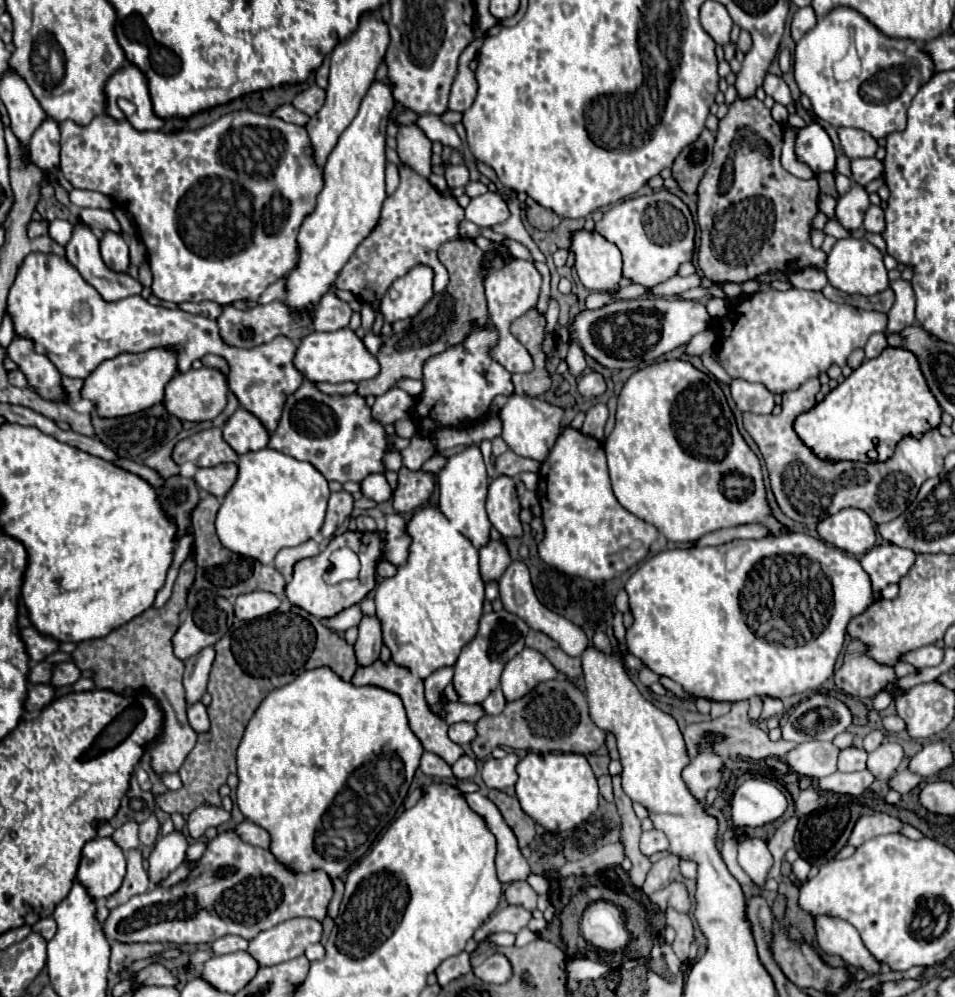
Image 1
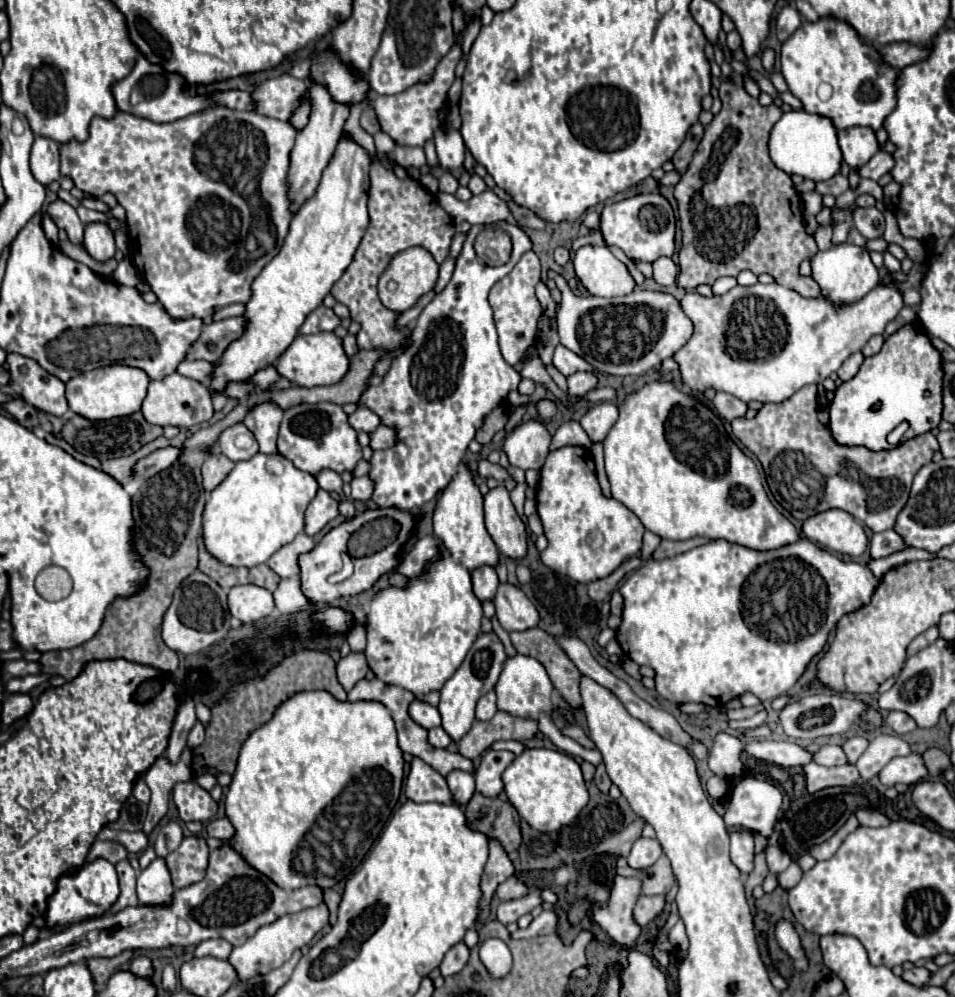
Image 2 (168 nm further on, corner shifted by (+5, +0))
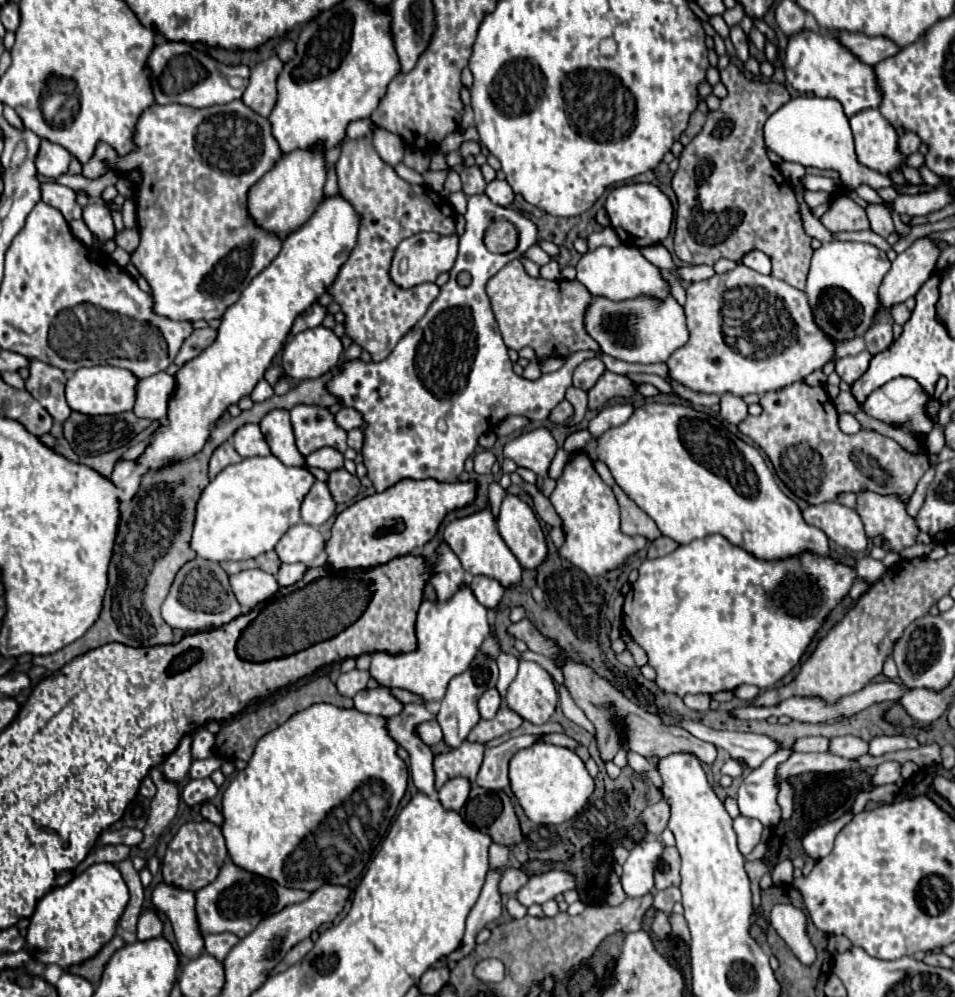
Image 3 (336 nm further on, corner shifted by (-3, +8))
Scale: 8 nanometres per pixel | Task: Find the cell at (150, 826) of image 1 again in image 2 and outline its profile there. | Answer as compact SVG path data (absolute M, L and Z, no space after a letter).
M102 828L98 838L100 840L108 840L108 842L118 842L132 854L140 854L148 846L148 838L146 838L144 832L124 832L124 830Z

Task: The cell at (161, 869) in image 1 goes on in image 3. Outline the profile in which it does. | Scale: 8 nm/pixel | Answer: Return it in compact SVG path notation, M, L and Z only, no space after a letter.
M162 880L152 890L152 904L170 918L180 954L186 958L196 958L202 952L204 940L196 922L194 892L166 884Z

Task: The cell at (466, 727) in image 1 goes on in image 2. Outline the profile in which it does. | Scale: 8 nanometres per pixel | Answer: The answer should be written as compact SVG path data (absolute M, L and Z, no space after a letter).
M438 726L438 728L430 728L430 730L428 730L428 742L430 742L434 748L446 748L452 740L450 740L450 736L446 736L446 732Z

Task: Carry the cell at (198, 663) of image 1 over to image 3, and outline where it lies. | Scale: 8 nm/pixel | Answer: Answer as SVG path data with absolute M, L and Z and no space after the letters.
M186 734L178 748L164 760L162 772L168 780L172 782L182 782L188 776L190 764L192 764L192 754L190 754L190 744L192 744L192 734Z

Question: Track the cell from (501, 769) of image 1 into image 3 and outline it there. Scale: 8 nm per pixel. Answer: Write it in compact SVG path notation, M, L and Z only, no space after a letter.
M516 736L496 748L486 748L482 768L476 776L476 784L486 790L504 790L510 784L510 780L508 780L510 758L518 750L528 748L534 742L536 742L536 736Z

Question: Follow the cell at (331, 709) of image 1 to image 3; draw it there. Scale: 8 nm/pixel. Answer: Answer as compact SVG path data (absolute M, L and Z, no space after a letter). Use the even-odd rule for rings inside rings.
M326 702L312 704L292 714L272 732L264 734L258 740L248 766L240 770L224 790L222 834L226 838L228 854L234 862L244 866L244 870L290 888L312 892L322 884L348 884L364 872L384 840L406 792L406 780L406 764L398 756L398 744L394 744L386 732L384 716L366 716L356 708L338 708ZM368 782L374 808L338 808ZM316 834L344 834L346 858L336 848L310 842L310 838L318 838Z

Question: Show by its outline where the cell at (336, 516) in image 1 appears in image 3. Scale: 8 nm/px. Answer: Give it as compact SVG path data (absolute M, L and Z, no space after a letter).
M314 482L308 496L302 502L302 522L310 526L324 524L336 510L336 502L326 482Z

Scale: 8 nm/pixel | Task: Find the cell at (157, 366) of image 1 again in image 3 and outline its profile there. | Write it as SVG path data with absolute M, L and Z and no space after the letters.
M94 366L94 368L80 368L68 378L66 384L66 400L72 410L88 414L88 416L100 416L100 414L120 414L134 408L134 396L138 386L138 376L134 376L126 368L116 366Z

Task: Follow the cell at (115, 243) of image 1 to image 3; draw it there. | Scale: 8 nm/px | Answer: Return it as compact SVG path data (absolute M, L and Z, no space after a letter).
M90 202L84 208L84 222L100 242L114 240L116 228L114 228L114 222L112 222L112 214L102 202Z

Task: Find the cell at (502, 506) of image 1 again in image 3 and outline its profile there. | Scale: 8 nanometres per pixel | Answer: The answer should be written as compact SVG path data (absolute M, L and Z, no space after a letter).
M506 494L498 514L498 530L522 568L536 568L544 562L548 548L534 510L518 496Z

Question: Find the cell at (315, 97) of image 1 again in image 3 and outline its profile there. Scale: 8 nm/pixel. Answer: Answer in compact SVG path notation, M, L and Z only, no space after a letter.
M272 56L260 62L250 74L250 84L242 96L242 102L262 116L270 116L278 100L276 82L278 82L278 72L282 72L282 64L284 64L282 60Z

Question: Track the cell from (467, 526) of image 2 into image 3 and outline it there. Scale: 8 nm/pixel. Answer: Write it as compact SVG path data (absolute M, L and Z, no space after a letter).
M486 506L480 512L474 512L470 516L464 518L456 518L452 520L446 528L444 528L444 540L446 544L454 550L454 554L460 558L462 568L470 574L484 574L490 578L496 578L504 588L510 588L514 584L520 582L522 576L522 566L518 564L516 556L510 552L510 548L506 546L506 542L502 540L498 528L496 528L496 518L490 510L490 506Z

